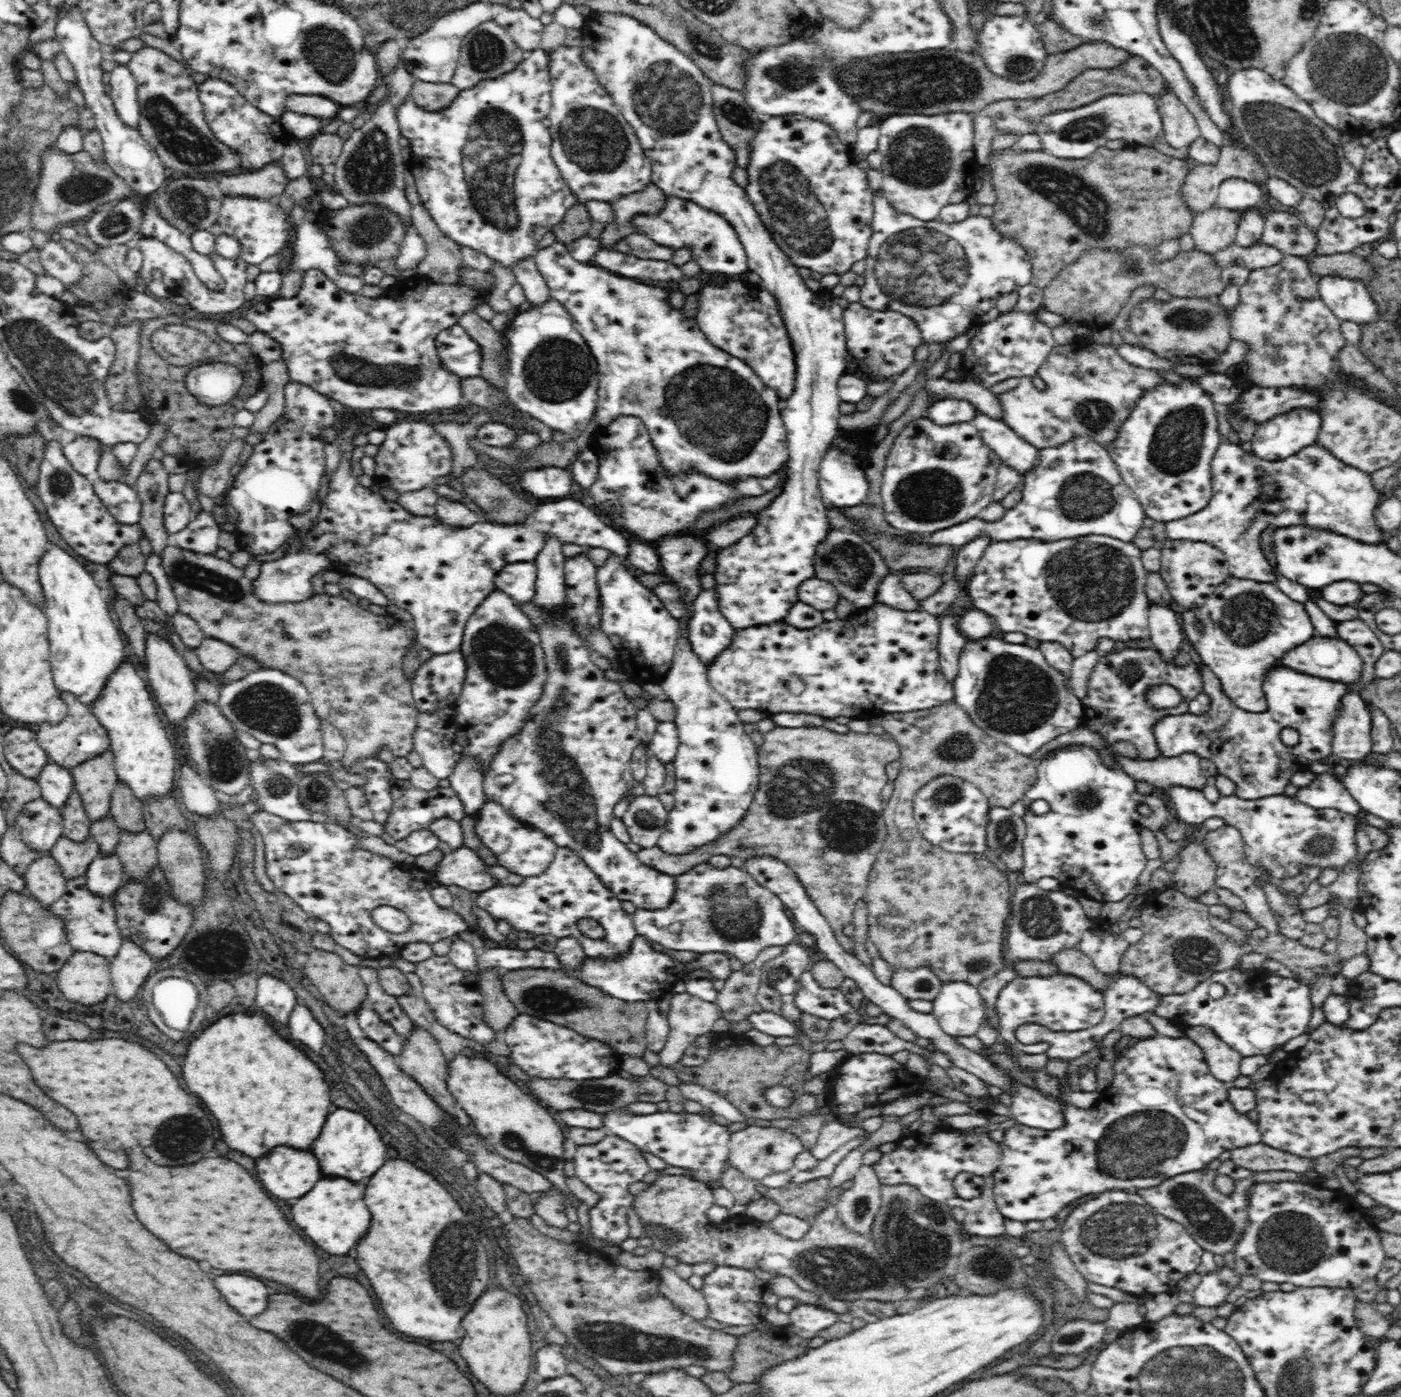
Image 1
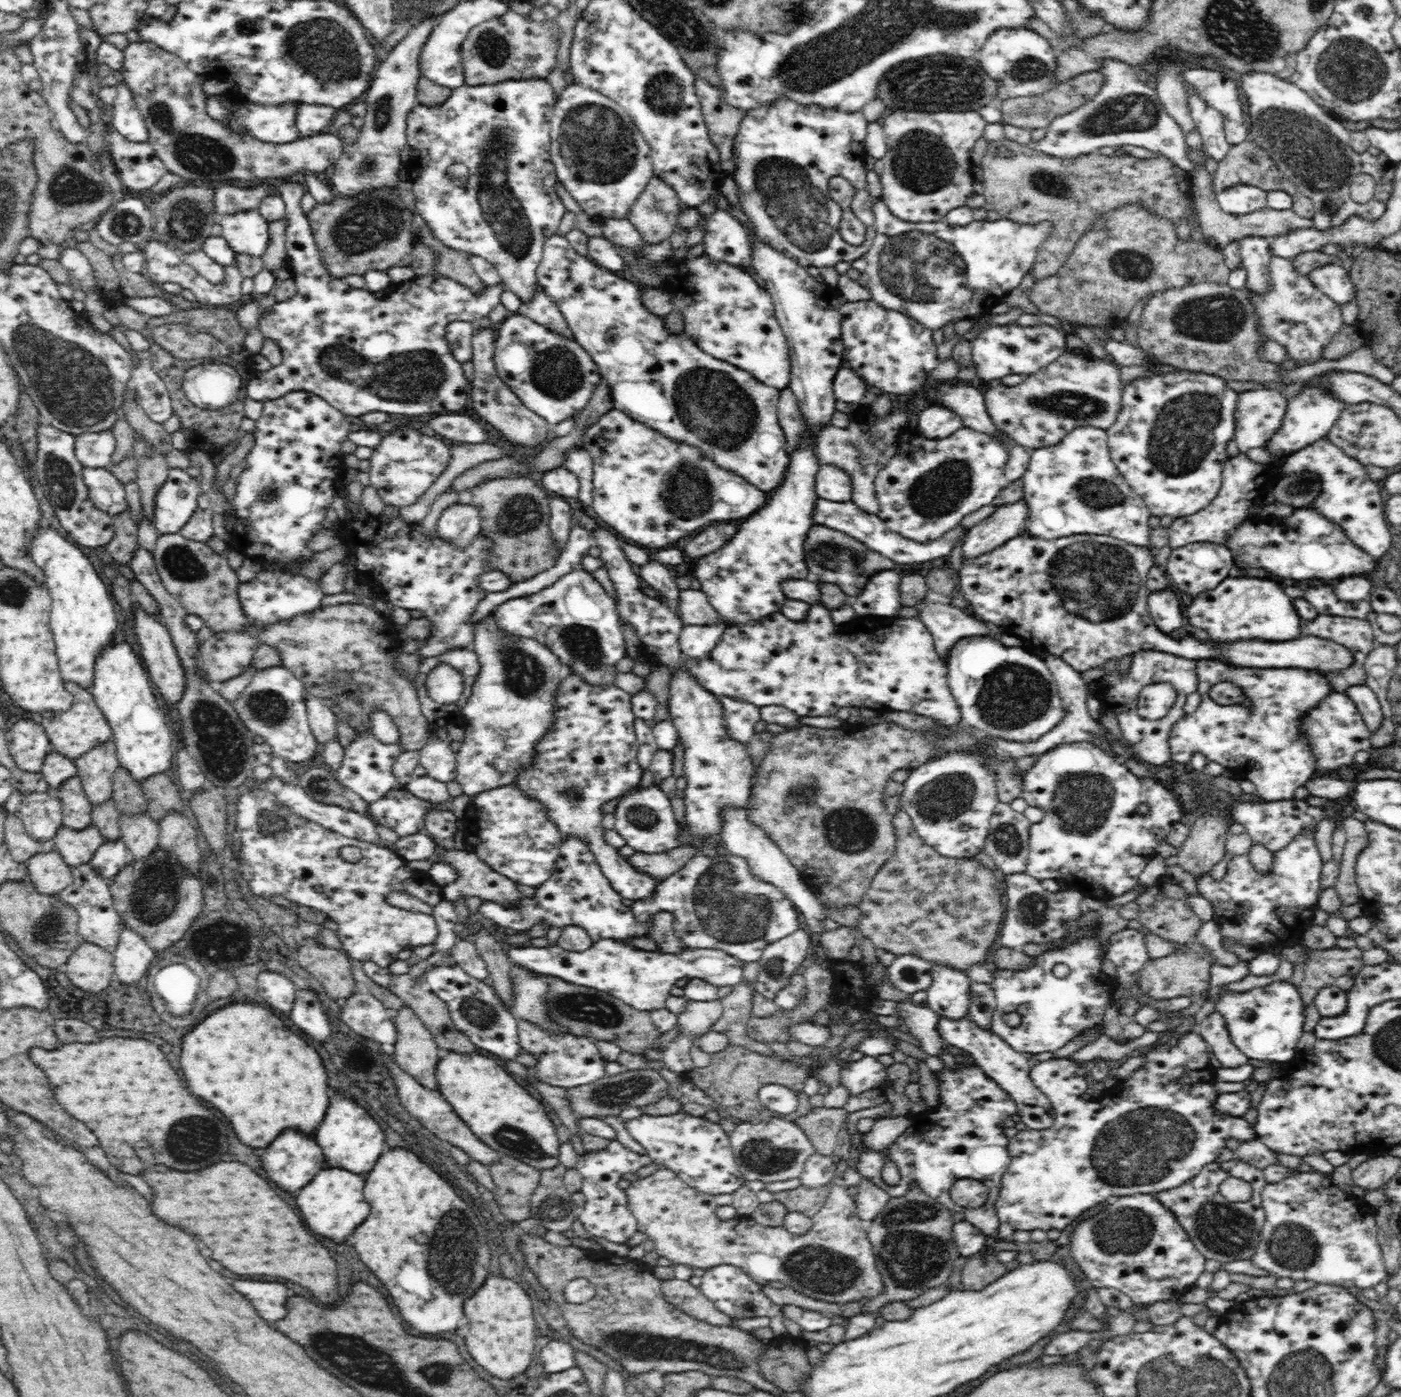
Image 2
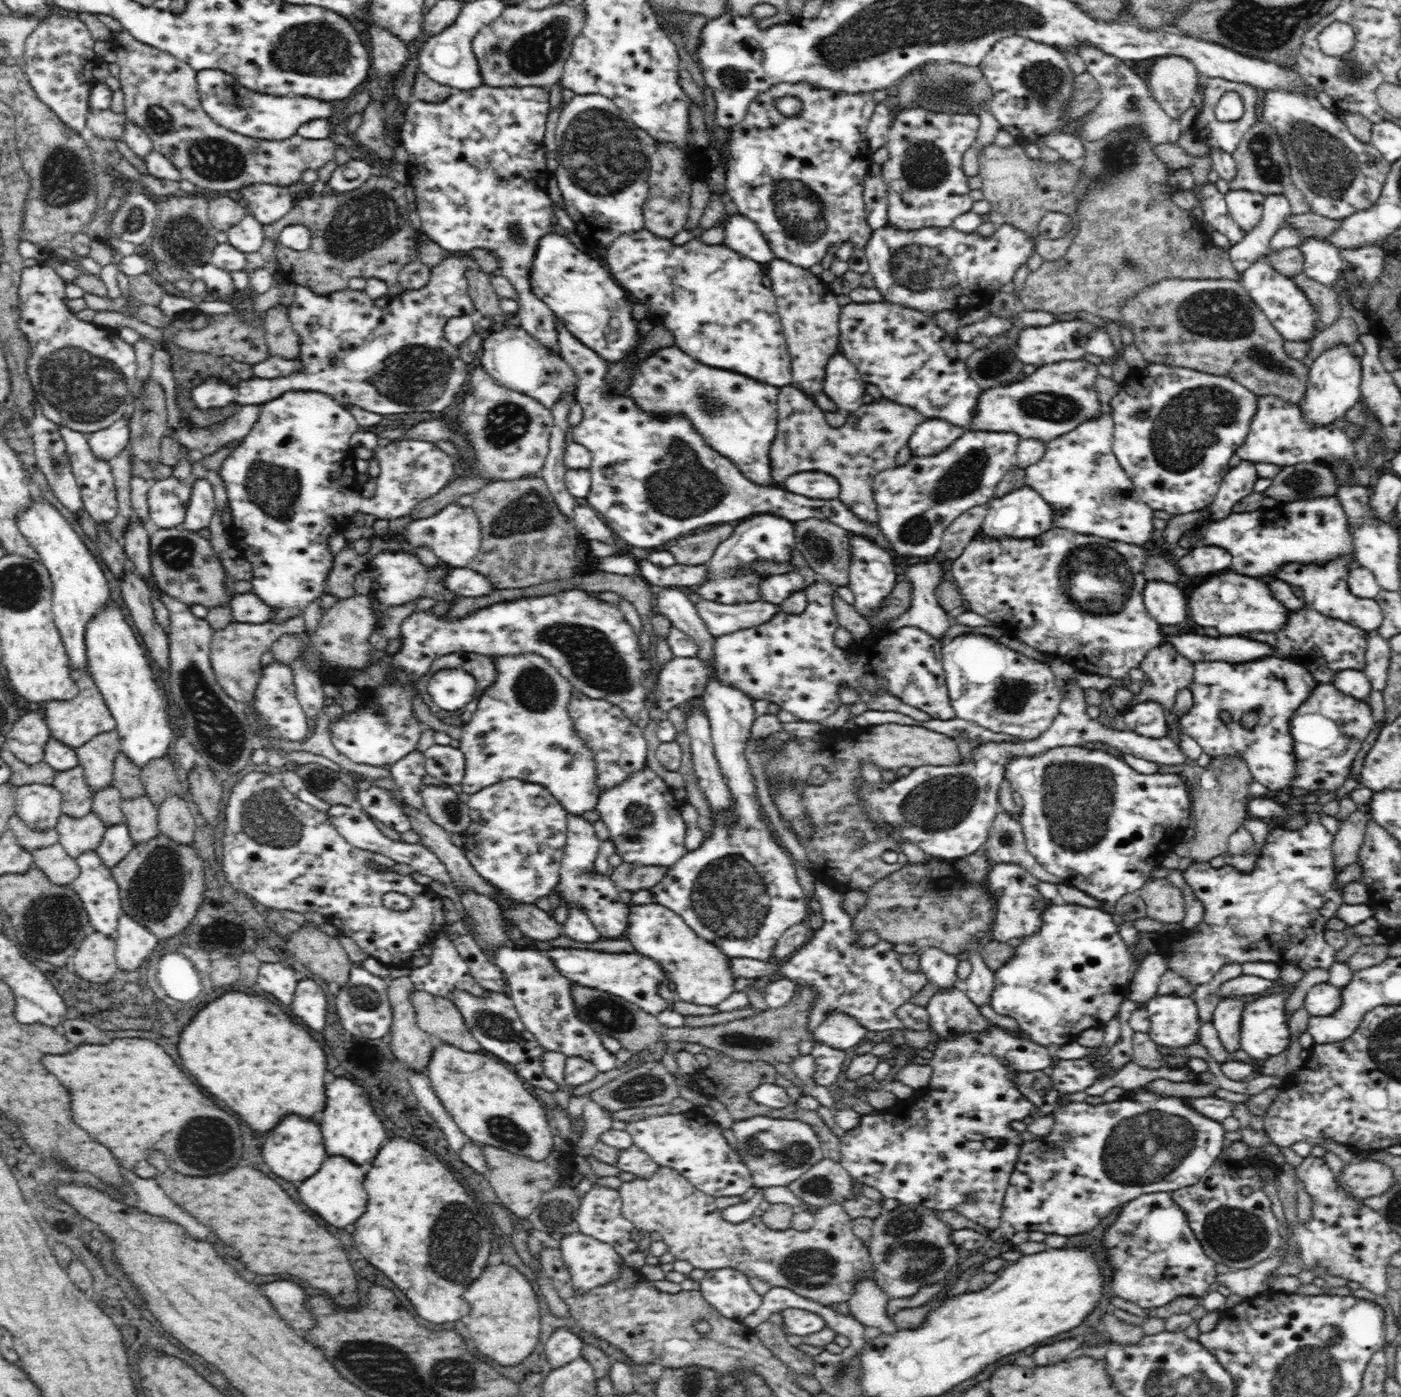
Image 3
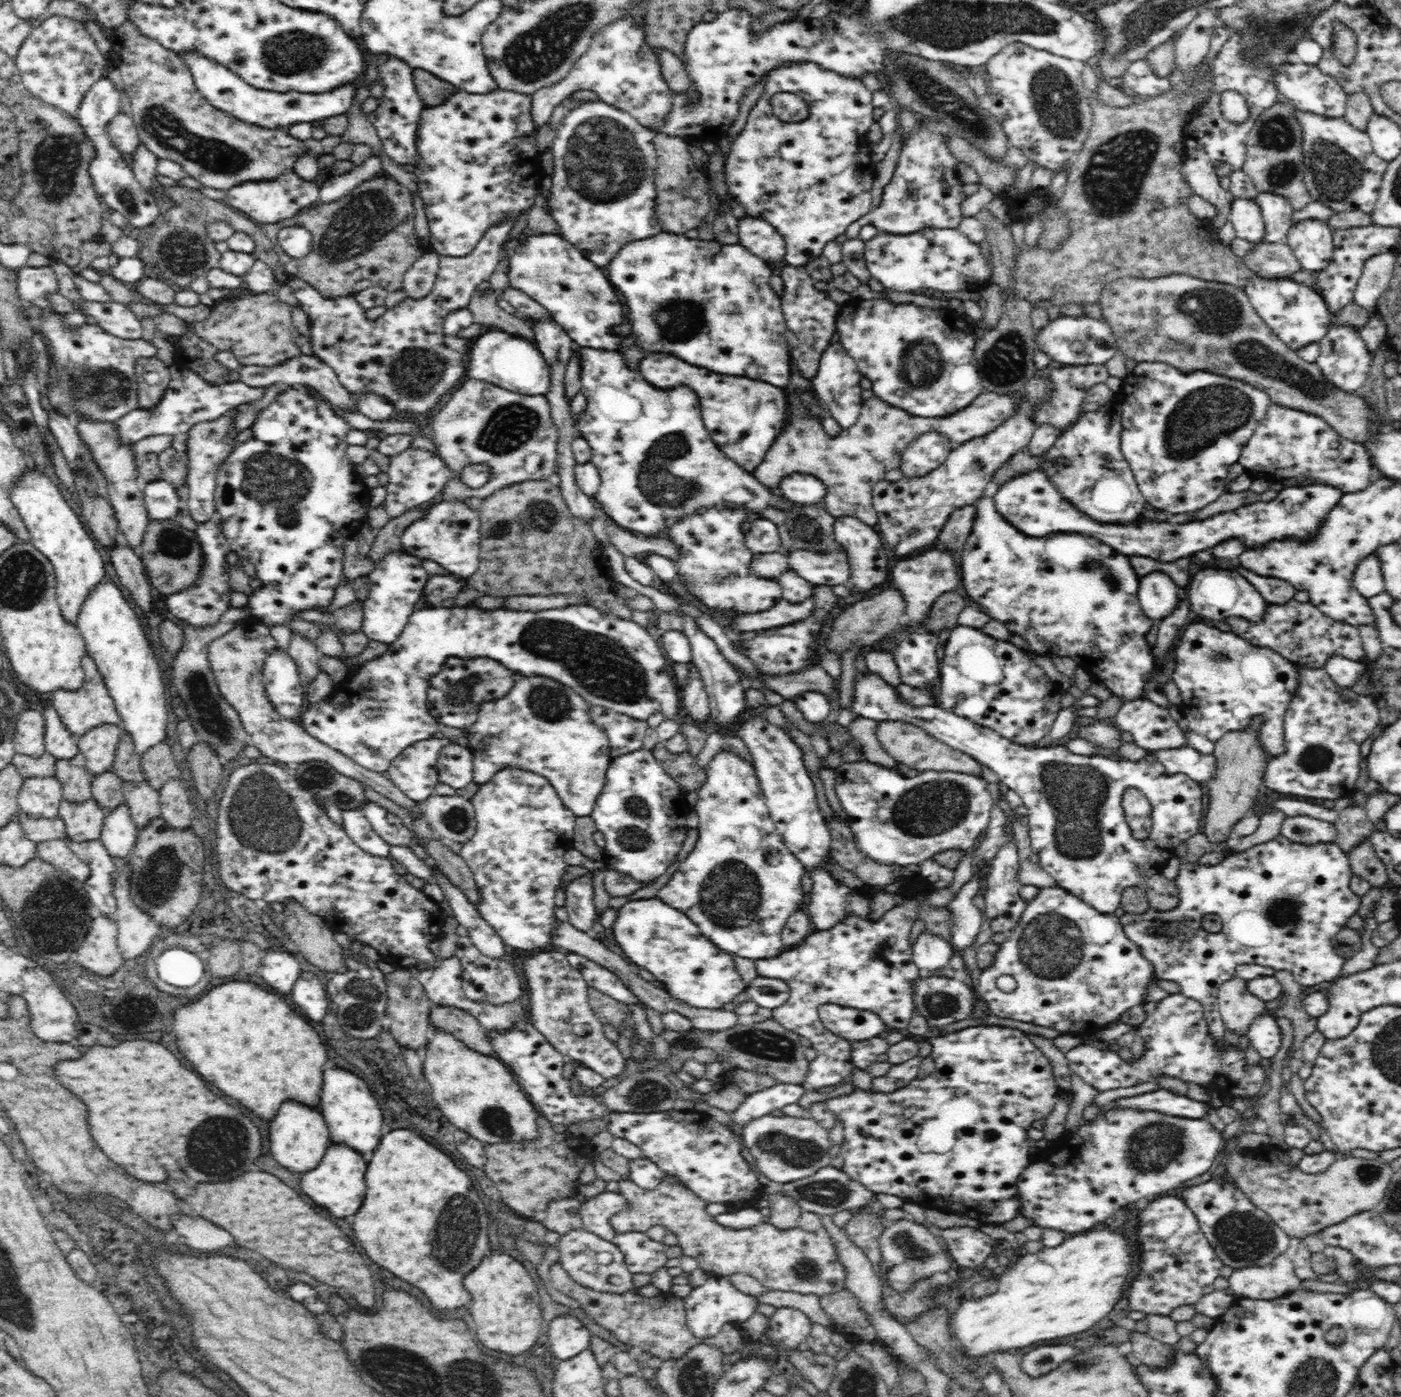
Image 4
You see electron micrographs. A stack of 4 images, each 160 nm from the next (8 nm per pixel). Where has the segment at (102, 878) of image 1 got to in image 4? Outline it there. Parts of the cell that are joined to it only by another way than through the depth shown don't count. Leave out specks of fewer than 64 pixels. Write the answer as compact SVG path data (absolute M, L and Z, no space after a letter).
M120 804L118 808L106 812L99 839L110 856L124 858L133 850L138 833L139 829L134 824L129 808L126 804Z

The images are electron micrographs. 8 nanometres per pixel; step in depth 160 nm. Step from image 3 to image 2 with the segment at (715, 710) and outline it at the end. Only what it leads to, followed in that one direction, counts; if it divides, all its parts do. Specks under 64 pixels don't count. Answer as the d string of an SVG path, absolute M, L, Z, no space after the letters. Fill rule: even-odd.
M720 697L719 700L723 707L726 732L738 743L746 745L755 734L754 726L762 720L761 708L733 697ZM703 854L690 858L684 868L660 881L654 894L644 900L634 900L630 906L643 928L648 927L656 912L671 912L675 916L674 933L687 949L718 949L745 963L758 962L763 950L773 942L785 938L800 928L799 912L786 895L769 882L756 880L749 871L748 863L741 856L719 855L708 857Z

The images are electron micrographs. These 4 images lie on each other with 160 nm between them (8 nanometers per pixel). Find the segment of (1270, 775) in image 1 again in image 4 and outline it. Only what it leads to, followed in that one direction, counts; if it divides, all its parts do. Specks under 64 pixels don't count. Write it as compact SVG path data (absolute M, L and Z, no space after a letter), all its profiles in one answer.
M1190 624L1184 628L1174 646L1174 661L1176 668L1172 674L1172 682L1178 686L1182 696L1182 704L1178 710L1186 718L1188 729L1205 736L1208 740L1216 742L1222 736L1231 731L1246 731L1251 721L1256 717L1262 717L1264 722L1260 726L1259 743L1267 752L1267 756L1274 758L1280 756L1284 749L1284 716L1288 704L1299 688L1299 675L1295 664L1288 661L1271 649L1252 646L1241 636L1233 632L1220 631L1216 627L1205 624Z

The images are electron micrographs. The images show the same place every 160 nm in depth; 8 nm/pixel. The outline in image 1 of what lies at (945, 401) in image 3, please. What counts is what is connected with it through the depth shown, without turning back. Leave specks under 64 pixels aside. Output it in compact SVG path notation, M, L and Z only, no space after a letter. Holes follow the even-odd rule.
M860 302L850 303L850 306L843 310L843 322L845 328L845 337L846 337L846 346L848 347L848 351L854 358L858 360L858 362L862 361L864 363L864 367L868 369L868 373L876 376L881 376L882 378L886 379L890 376L896 376L896 374L902 374L912 362L914 362L914 350L923 343L923 338L921 337L920 329L918 325L914 323L914 320L911 320L908 316L901 314L900 312L894 311L874 311L870 310L870 308L864 307ZM978 412L972 423L984 444L1018 474L1024 475L1038 464L1039 449L1018 436L1003 420L994 420L994 417Z

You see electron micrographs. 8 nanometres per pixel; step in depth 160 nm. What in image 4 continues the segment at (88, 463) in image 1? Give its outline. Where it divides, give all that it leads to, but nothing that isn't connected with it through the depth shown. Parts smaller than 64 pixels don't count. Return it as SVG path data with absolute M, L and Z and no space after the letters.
M176 364L169 365L170 381L156 408L131 409L115 422L119 432L119 440L123 444L134 444L152 435L174 435L181 437L202 421L210 422L224 416L228 410L260 400L266 392L266 387L252 387L242 381L228 381L224 384L212 384L204 381L200 375L191 369L185 369Z

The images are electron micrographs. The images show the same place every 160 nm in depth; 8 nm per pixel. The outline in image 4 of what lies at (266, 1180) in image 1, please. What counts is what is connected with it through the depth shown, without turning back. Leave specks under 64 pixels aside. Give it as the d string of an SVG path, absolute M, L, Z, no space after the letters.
M284 1102L276 1118L270 1122L270 1152L280 1166L292 1172L310 1172L322 1162L322 1156L329 1150L331 1139L328 1132L330 1130L320 1112L298 1102Z

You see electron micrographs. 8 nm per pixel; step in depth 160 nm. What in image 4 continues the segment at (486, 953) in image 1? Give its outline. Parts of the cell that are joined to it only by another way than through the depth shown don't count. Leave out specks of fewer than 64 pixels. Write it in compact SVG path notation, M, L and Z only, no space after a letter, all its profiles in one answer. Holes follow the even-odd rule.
M920 893L913 900L904 900L894 908L884 913L876 922L870 922L858 915L848 915L829 930L817 930L810 934L799 945L786 948L774 958L755 961L757 976L779 978L790 987L790 1006L775 1009L772 1017L782 1024L782 1027L796 1032L810 1040L811 1047L817 1052L817 1057L810 1062L803 1087L806 1091L821 1091L841 1085L841 1080L850 1076L856 1066L851 1062L851 1042L836 1036L827 1030L820 1020L818 1007L821 1004L839 1004L859 1011L867 1010L877 1014L880 1020L891 1030L907 1028L910 1017L914 1014L915 1006L912 996L912 982L920 976L919 968L913 961L912 947L908 943L912 924L917 919L919 906L930 893ZM569 952L566 958L572 968L582 973L589 987L595 988L621 1003L627 1005L639 1004L639 1006L645 1008L646 1004L639 1002L638 997L632 993L632 989L628 989L628 985L624 985L624 981L610 969L606 969L597 962L578 953Z

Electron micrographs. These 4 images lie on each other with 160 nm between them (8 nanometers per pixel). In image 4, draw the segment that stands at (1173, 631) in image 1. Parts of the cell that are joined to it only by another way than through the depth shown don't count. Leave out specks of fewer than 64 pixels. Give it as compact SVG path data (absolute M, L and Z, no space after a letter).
M1150 572L1138 582L1138 602L1148 618L1162 620L1174 612L1180 587L1166 572Z

